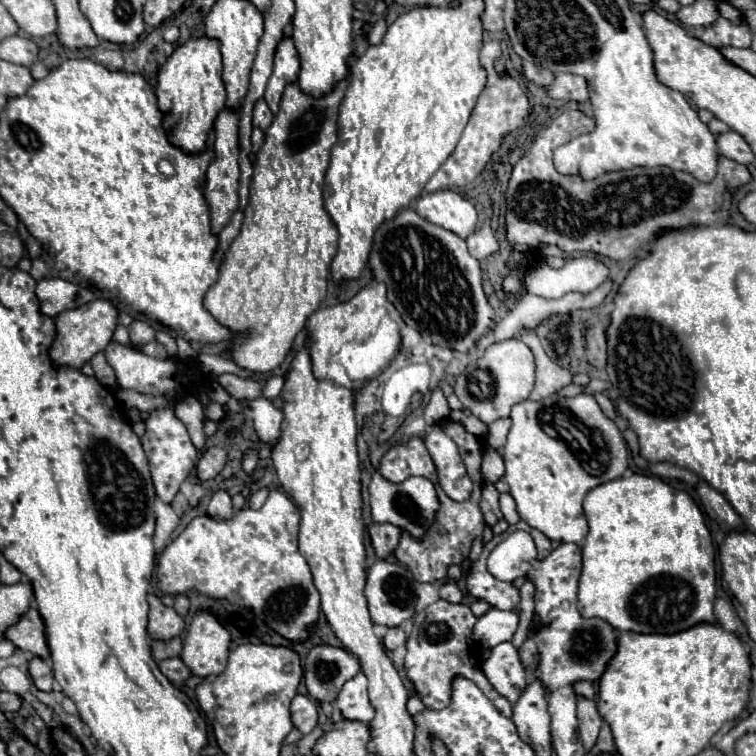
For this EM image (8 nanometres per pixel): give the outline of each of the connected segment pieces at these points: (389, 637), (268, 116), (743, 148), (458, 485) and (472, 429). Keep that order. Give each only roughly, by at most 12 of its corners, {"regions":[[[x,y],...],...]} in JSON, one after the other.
{"regions":[[[401,627],[389,629],[383,645],[389,651],[405,645],[407,635]],[[265,99],[253,109],[253,127],[265,131],[273,121]],[[735,131],[717,137],[719,153],[737,163],[753,163],[753,151]],[[431,427],[423,441],[439,485],[453,501],[469,499],[471,479],[453,439]],[[451,411],[449,419],[463,425],[475,437],[487,435],[487,425],[463,411]]]}

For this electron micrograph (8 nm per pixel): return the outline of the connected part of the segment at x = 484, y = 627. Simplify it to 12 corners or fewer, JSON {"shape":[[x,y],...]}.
{"shape":[[489,609],[473,627],[485,649],[511,641],[519,611]]}

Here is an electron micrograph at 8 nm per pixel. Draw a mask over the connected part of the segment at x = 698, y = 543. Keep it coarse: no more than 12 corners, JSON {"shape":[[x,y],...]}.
{"shape":[[591,489],[577,609],[617,631],[715,623],[689,493]]}

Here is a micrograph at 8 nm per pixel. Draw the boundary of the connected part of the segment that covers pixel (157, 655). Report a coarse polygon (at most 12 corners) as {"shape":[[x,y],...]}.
{"shape":[[181,639],[151,641],[155,661],[179,657]]}

